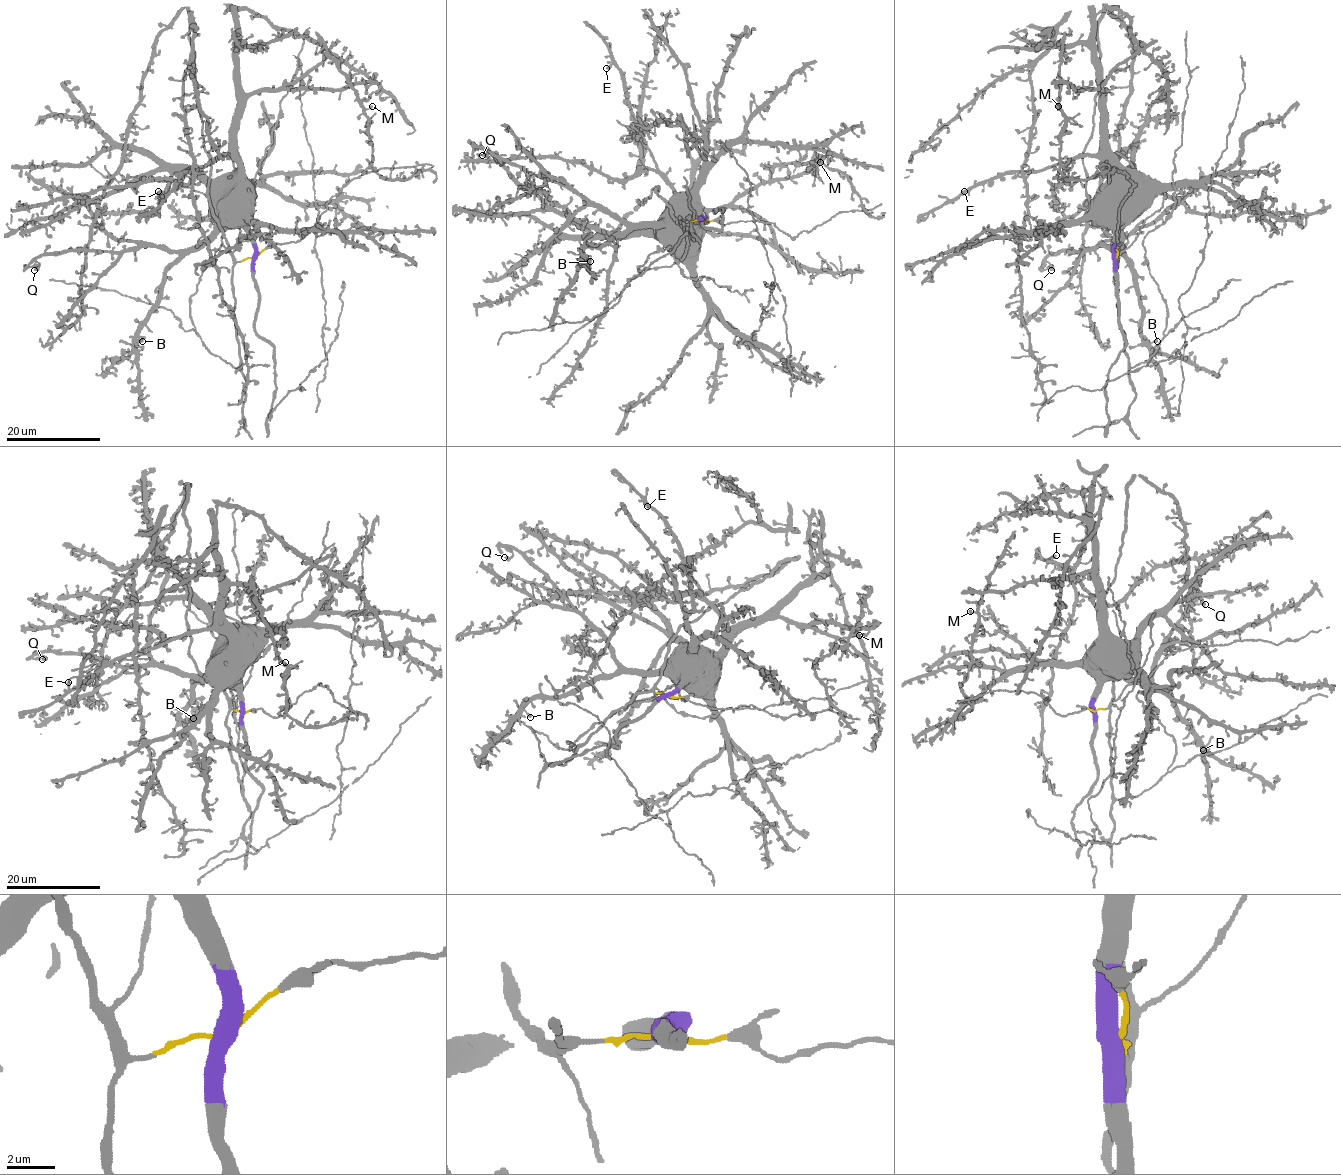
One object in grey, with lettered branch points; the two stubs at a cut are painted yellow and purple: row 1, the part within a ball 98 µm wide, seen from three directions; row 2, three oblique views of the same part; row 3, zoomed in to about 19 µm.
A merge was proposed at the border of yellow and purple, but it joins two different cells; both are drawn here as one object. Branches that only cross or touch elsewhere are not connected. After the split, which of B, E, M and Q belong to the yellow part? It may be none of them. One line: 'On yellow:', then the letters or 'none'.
On yellow: M

